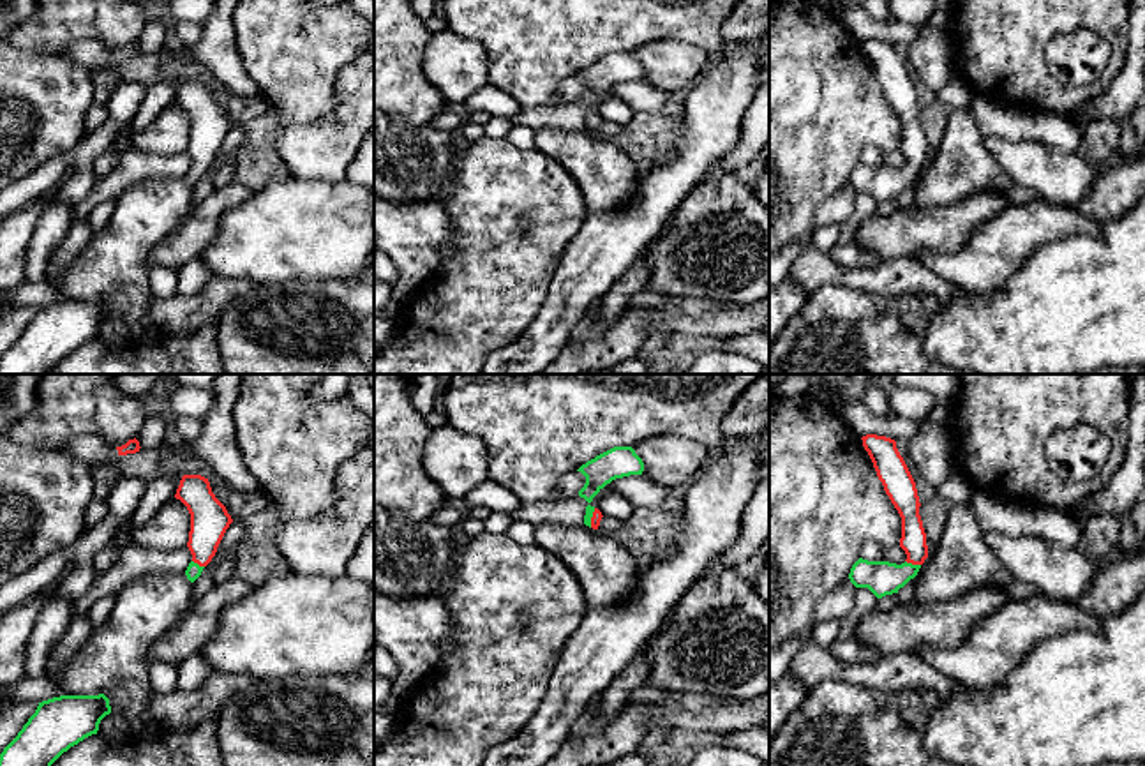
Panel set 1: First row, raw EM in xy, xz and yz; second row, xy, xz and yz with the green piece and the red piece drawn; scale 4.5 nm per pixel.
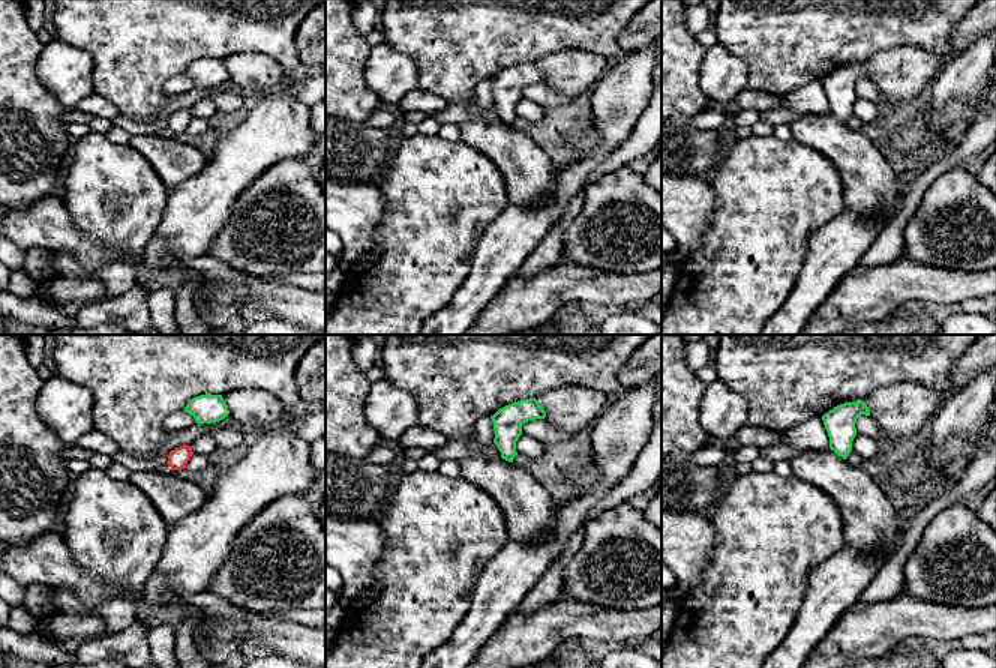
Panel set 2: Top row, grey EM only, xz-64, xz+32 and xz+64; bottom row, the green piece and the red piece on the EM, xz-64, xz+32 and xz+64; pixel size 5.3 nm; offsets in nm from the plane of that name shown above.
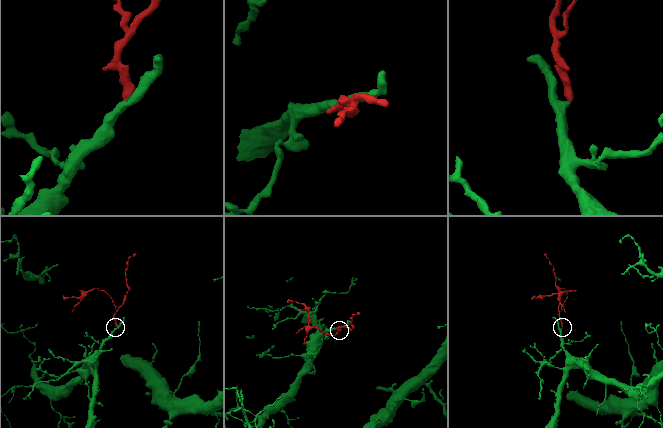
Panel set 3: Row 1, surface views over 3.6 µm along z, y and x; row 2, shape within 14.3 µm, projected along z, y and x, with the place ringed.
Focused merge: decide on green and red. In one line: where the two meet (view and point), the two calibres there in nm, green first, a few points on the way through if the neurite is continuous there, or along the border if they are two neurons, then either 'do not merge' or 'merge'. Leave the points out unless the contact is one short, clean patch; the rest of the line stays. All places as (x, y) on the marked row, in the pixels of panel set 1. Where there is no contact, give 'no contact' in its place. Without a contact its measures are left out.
meets green in yz at (911, 563); 160 nm thick on the green side, 120 nm on the other; runs through yz (881, 578), (898, 576), (911, 563), (913, 540); merge

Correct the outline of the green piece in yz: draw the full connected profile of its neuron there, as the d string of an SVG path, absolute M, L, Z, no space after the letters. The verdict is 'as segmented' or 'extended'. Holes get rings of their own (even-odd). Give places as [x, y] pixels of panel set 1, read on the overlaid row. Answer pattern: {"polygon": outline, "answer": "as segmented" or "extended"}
{"polygon": "M866 434L861 438L886 494L902 517L900 547L907 559L902 565L889 561L868 561L859 558L849 574L856 588L868 588L877 598L898 593L914 579L928 558L926 533L919 515L916 482L896 448L896 441L886 436Z", "answer": "extended"}

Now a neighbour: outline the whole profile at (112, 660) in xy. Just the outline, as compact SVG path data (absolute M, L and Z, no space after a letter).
M157 572L125 584L108 621L94 628L79 650L49 680L64 695L99 695L109 699L111 711L120 713L129 734L157 731L161 725L152 717L146 653L148 648L180 620L192 602L194 584L185 574Z

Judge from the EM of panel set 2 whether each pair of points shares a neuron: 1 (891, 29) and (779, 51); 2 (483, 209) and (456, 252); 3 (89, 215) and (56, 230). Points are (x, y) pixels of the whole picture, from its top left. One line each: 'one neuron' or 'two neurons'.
1: one neuron
2: one neuron
3: two neurons

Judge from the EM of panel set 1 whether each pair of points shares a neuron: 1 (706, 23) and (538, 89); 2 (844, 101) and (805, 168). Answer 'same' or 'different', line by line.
1: same
2: same

